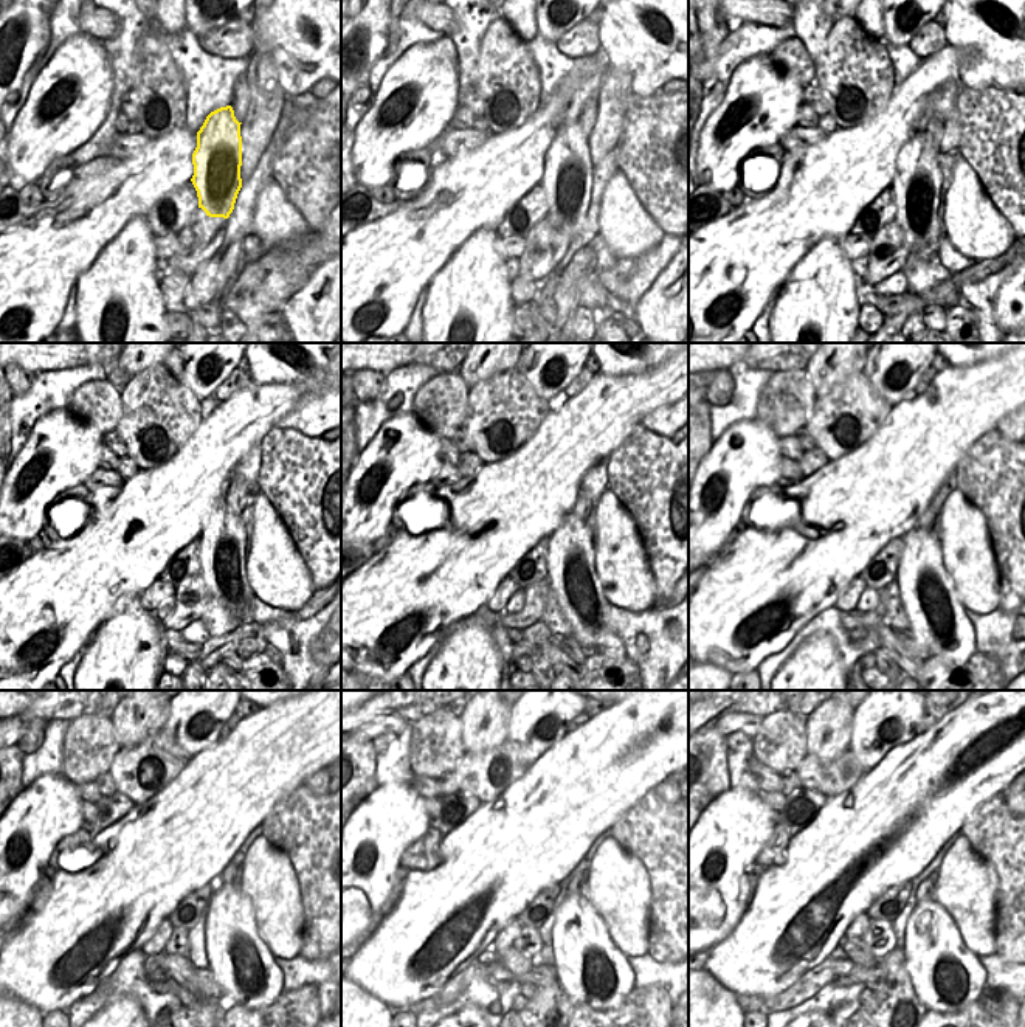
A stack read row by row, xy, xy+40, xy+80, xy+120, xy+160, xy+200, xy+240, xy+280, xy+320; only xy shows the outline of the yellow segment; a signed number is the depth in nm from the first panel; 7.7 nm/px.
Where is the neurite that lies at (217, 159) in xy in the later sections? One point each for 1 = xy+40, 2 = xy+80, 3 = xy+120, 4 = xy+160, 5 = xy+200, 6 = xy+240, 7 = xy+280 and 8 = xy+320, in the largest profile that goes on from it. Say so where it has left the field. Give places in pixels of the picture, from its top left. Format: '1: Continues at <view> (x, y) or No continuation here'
1: Continues at xy+40 (568, 176)
2: Continues at xy+80 (917, 182)
3: Continues at xy+120 (224, 537)
4: Continues at xy+160 (571, 560)
5: Continues at xy+200 (938, 622)
6: Continues at xy+240 (242, 965)
7: Continues at xy+280 (593, 971)
8: Continues at xy+320 (946, 976)

